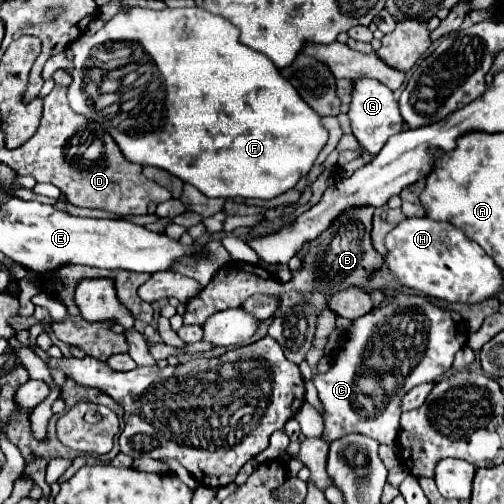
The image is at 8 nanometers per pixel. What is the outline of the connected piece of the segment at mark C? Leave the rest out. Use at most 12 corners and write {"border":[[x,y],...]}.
{"border":[[396,293],[314,379],[322,437],[392,445],[402,397],[444,377],[466,323]]}

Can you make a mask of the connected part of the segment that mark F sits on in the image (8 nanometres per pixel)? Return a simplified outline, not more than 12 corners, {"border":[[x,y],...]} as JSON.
{"border":[[202,7],[118,11],[74,41],[140,45],[154,125],[106,125],[128,161],[206,197],[274,199],[328,141],[236,25]]}

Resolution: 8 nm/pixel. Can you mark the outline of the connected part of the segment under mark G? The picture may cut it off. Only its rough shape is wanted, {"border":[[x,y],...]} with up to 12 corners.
{"border":[[354,83],[352,133],[368,155],[404,129],[392,91]]}

